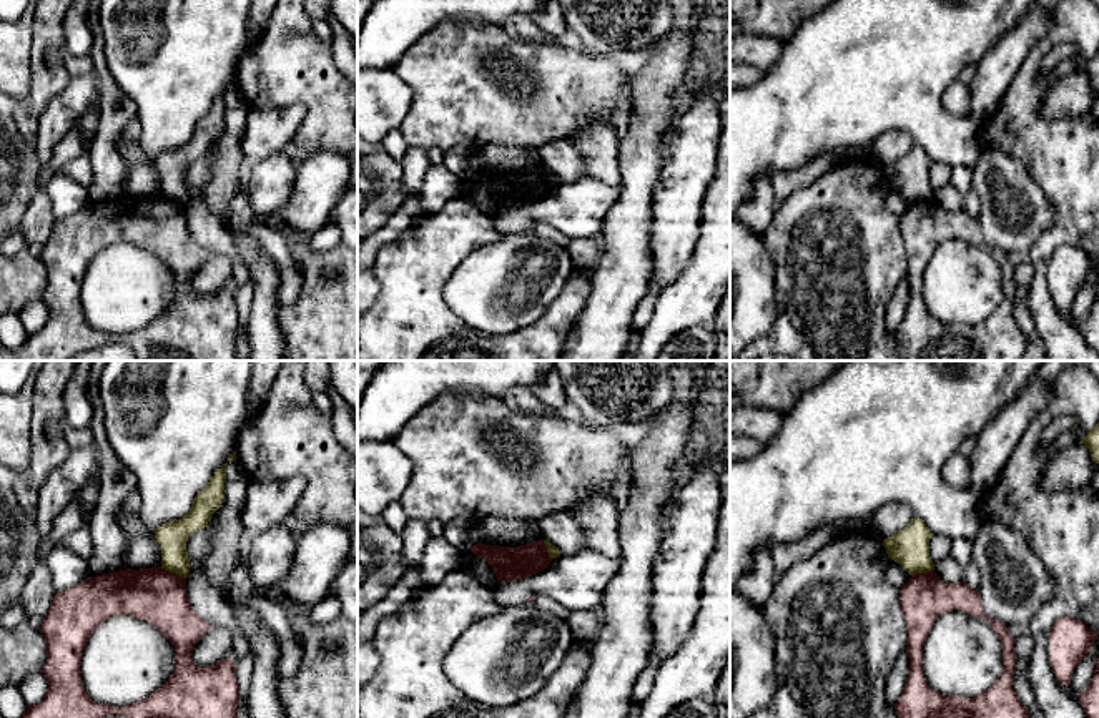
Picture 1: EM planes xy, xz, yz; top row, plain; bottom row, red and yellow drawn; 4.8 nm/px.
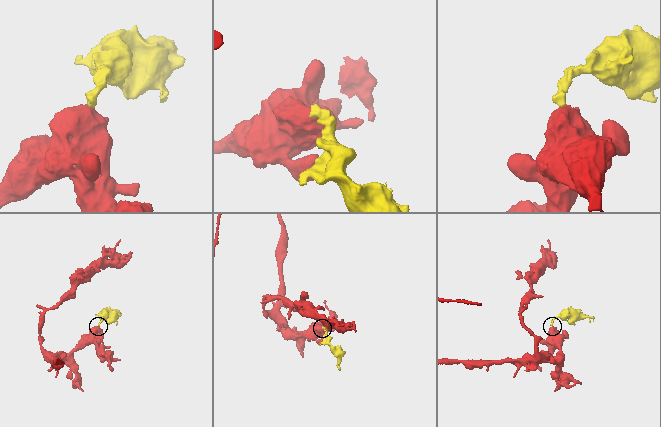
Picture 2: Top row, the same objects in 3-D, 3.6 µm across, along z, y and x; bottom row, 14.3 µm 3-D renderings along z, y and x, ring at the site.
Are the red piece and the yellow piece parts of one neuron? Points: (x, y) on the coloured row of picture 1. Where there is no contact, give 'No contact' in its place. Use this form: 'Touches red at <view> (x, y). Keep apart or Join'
Touches red at xy (173, 574). Keep apart

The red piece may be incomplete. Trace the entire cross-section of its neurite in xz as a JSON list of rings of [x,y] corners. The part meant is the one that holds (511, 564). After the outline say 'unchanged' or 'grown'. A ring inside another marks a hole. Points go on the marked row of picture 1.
[[[544,538],[519,547],[485,545],[477,540],[471,552],[485,560],[499,582],[519,582],[529,578],[550,565]]]; unchanged

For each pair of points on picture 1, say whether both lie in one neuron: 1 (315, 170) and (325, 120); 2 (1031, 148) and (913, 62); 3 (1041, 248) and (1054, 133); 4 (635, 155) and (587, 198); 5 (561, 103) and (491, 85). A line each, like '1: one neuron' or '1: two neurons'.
1: two neurons
2: two neurons
3: one neuron
4: two neurons
5: one neuron

